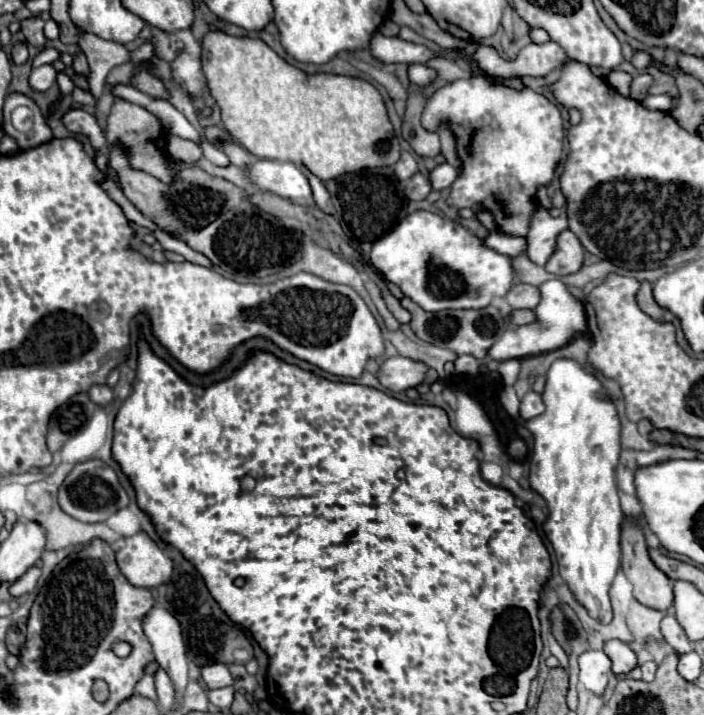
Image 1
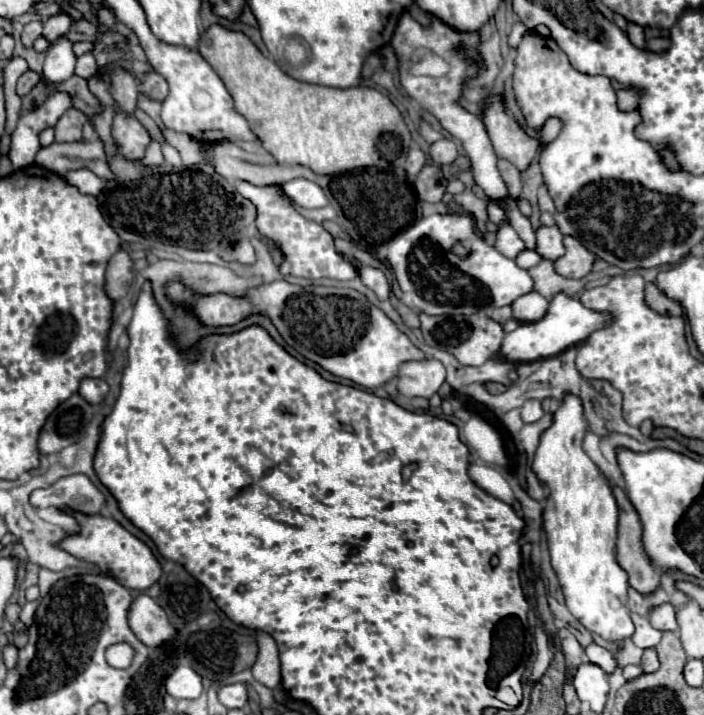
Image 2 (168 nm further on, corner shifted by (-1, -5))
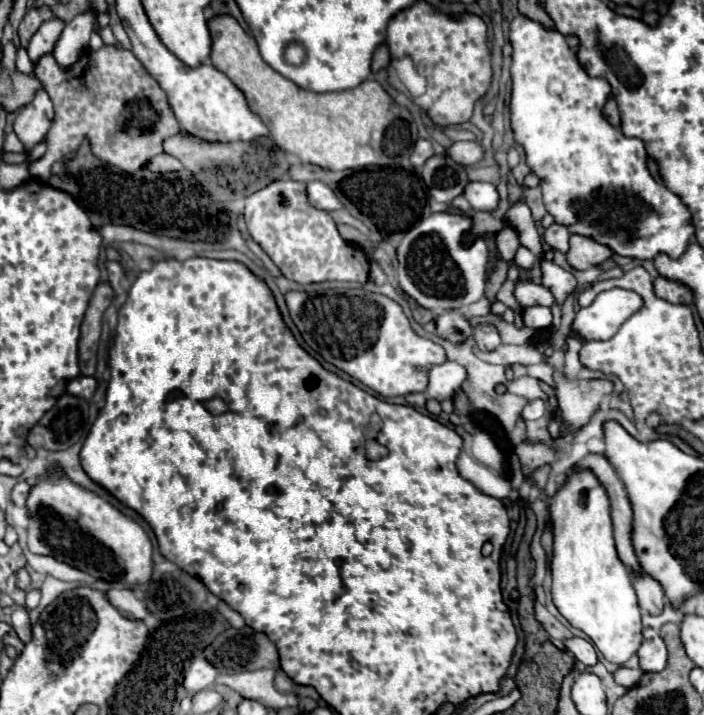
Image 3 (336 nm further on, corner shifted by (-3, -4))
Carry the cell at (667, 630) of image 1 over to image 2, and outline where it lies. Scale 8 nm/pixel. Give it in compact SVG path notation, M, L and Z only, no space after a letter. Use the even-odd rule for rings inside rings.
M668 603L656 607L656 609L650 613L648 621L650 621L652 627L658 629L658 631L678 631L676 611L674 611L674 607L668 605Z

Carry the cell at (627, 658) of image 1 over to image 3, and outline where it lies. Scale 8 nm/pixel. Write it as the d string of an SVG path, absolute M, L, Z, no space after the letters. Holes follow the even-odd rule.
M566 638L564 640L564 646L584 666L594 666L598 662L596 648L588 640L582 640L582 638Z

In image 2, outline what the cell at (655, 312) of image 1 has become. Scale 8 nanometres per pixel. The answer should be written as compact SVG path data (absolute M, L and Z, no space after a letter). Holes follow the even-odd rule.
M646 283L644 299L646 299L646 305L660 315L670 315L670 317L680 317L682 315L682 307L676 301L668 299L654 283Z

